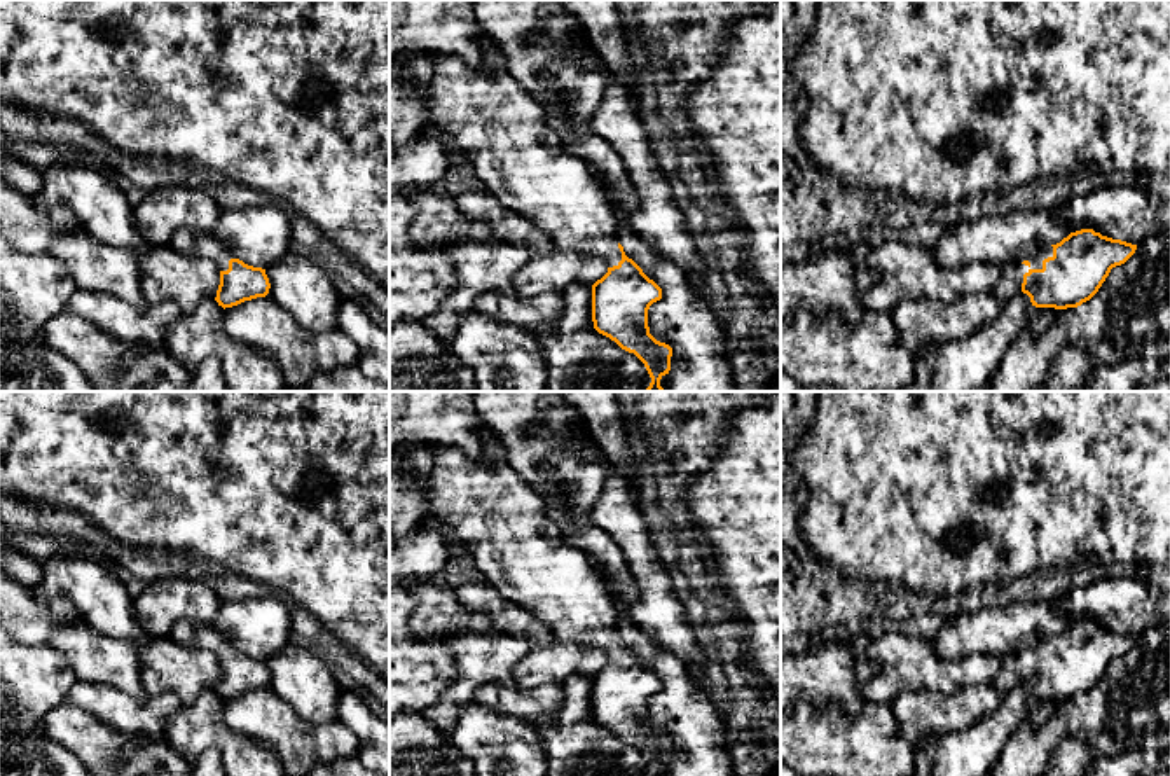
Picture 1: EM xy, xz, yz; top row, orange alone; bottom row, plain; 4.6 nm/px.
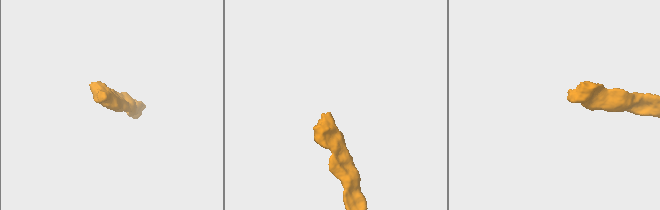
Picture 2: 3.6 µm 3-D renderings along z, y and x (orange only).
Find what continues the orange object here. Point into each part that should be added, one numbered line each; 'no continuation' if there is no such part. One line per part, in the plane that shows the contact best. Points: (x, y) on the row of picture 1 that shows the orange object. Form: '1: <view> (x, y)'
1: yz (1010, 280)

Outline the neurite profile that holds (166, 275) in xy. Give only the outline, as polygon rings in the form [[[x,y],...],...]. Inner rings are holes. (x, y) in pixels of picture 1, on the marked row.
[[[152,246],[136,259],[148,308],[171,301],[189,313],[199,301],[217,297],[220,269],[211,259],[182,255],[169,246]]]

